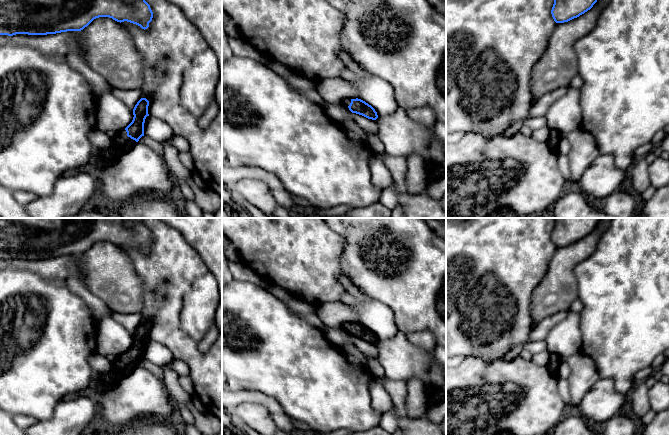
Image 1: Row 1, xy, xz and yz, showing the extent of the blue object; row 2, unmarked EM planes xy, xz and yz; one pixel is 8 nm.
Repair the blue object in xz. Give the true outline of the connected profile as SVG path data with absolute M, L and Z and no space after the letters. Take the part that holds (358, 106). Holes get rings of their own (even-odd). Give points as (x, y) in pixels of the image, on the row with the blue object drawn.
M345 98L342 102L349 108L352 113L362 115L368 119L376 120L378 118L375 109L361 99Z

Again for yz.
M554 0L551 10L556 23L568 22L590 10L597 0Z

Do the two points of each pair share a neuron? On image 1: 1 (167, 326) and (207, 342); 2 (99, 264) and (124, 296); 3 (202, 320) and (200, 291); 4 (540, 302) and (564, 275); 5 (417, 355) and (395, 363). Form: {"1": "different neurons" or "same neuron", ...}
{"1": "different neurons", "2": "same neuron", "3": "same neuron", "4": "same neuron", "5": "same neuron"}

